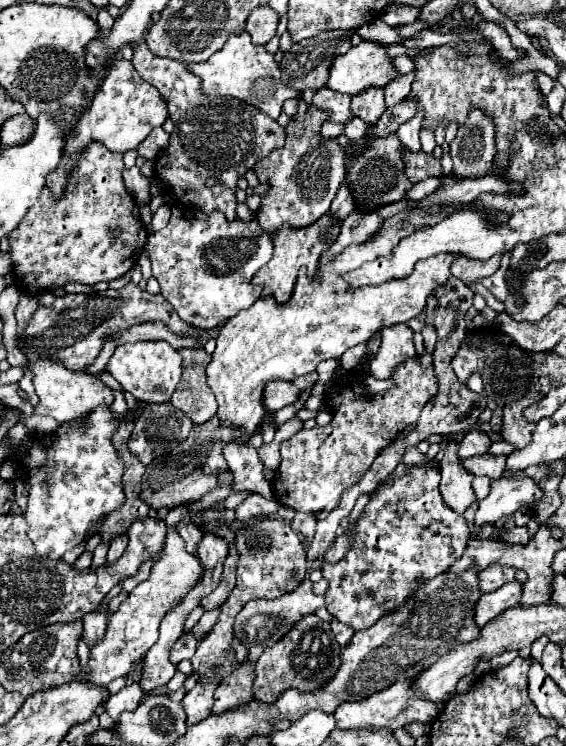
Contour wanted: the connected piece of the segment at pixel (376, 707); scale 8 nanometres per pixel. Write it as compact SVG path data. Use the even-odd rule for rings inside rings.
M399 680L401 684L391 684L391 688L383 688L383 692L375 692L357 702L345 702L335 710L337 728L403 728L411 722L431 724L437 716L437 706L431 700L423 700L423 696L415 696L411 692L411 684L415 680Z

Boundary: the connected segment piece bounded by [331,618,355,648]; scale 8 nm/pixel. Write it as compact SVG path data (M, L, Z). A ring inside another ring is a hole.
M333 618L333 622L331 622L331 630L333 630L335 640L339 642L339 646L341 646L341 648L345 648L345 646L351 642L351 636L355 634L355 630L353 630L351 626L341 624L341 622L339 622L339 620L335 620L335 618Z

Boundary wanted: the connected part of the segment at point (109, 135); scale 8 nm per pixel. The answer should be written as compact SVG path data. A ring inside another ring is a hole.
M117 60L113 62L107 78L103 80L99 92L95 94L91 108L79 118L79 124L71 132L65 144L65 156L61 158L59 166L51 176L47 178L47 186L53 192L55 198L59 198L65 192L67 186L67 174L75 166L75 160L79 158L81 150L91 142L101 142L113 152L127 152L127 150L137 150L137 146L145 140L145 136L155 128L163 126L163 122L169 118L167 112L167 102L165 98L149 84L145 82L137 70L133 68L131 62L127 60Z

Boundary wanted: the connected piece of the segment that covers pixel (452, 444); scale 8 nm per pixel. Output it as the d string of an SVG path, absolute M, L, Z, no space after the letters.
M449 440L443 460L441 460L441 494L447 506L455 508L457 514L463 514L467 506L475 502L475 494L471 488L473 474L459 462L457 456L457 442Z

